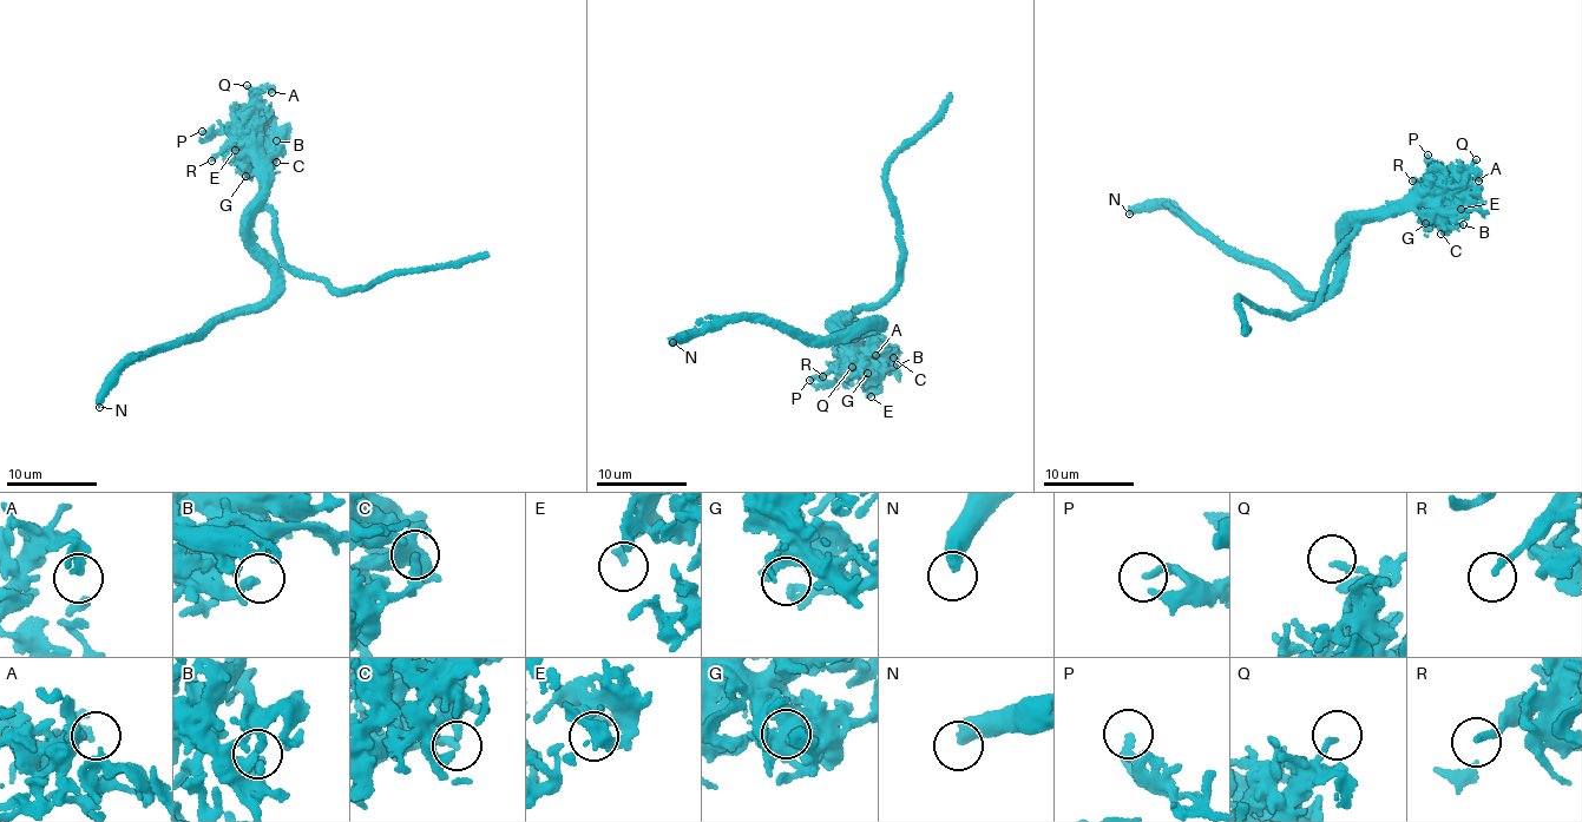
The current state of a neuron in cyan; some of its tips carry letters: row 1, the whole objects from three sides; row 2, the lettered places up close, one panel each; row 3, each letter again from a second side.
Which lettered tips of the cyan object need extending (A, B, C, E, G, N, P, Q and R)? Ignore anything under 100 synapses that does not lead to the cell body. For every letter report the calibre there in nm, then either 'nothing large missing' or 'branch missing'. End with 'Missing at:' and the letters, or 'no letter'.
A: 220 nm | nothing large missing
B: 260 nm | nothing large missing
C: 240 nm | nothing large missing
E: 200 nm | nothing large missing
G: 240 nm | nothing large missing
N: 460 nm | nothing large missing
P: 200 nm | nothing large missing
Q: 160 nm | nothing large missing
R: 200 nm | nothing large missing
Missing at: no letter

